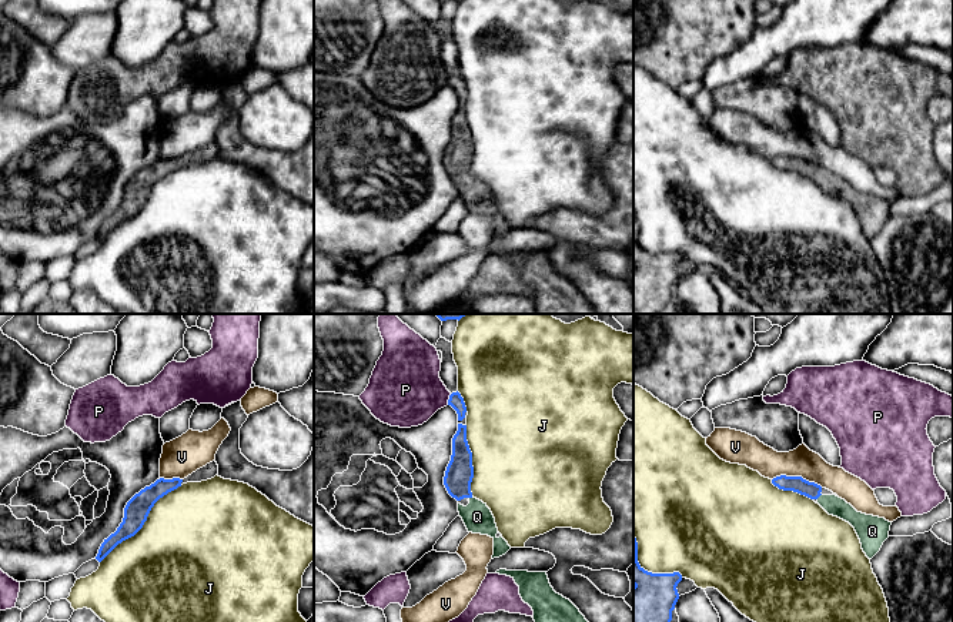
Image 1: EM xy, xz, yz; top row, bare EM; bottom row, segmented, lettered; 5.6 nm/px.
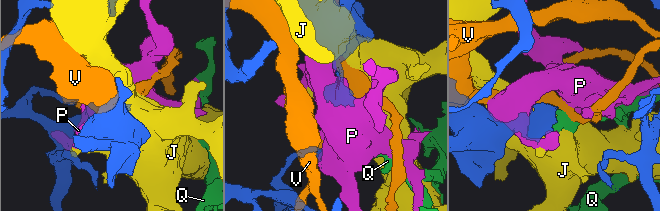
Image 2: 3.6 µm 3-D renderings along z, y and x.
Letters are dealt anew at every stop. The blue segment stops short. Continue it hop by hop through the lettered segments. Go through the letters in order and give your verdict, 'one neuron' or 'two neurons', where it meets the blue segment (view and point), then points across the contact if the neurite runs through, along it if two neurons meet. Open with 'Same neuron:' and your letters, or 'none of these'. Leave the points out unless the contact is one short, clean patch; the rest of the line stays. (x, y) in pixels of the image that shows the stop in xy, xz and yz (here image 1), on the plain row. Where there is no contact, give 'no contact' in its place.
Same neuron: Q
J: two neurons; meets blue in xy at (144, 201)
P: two neurons; meets blue in xz at (448, 80)
Q: one neuron; meets blue in yz at (818, 177)
V: two neurons; meets blue in yz at (798, 157)

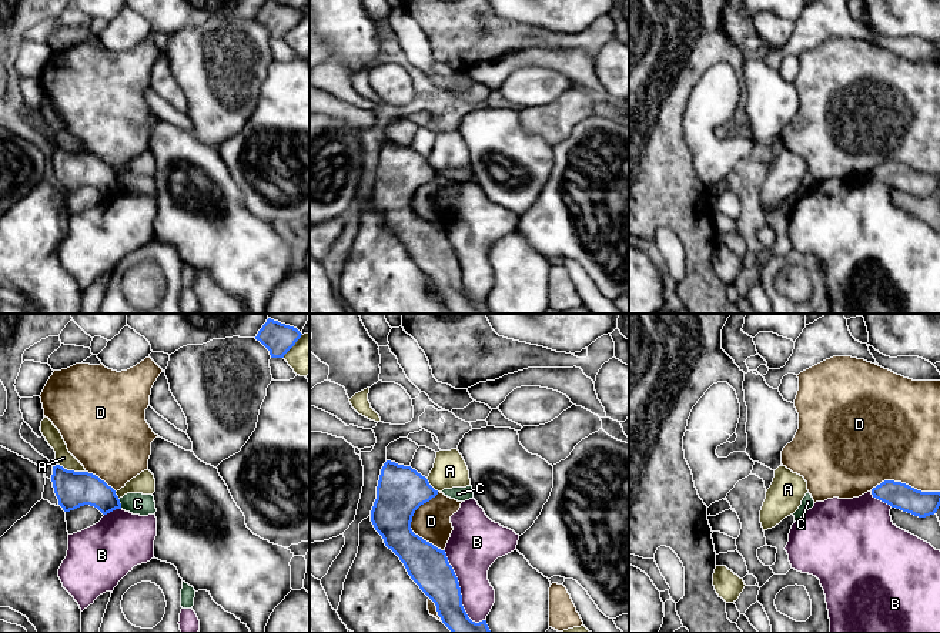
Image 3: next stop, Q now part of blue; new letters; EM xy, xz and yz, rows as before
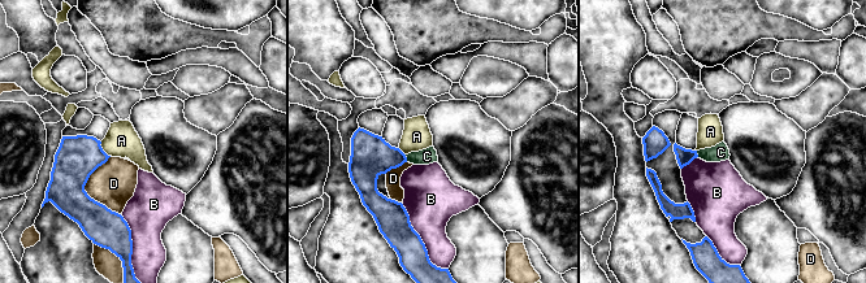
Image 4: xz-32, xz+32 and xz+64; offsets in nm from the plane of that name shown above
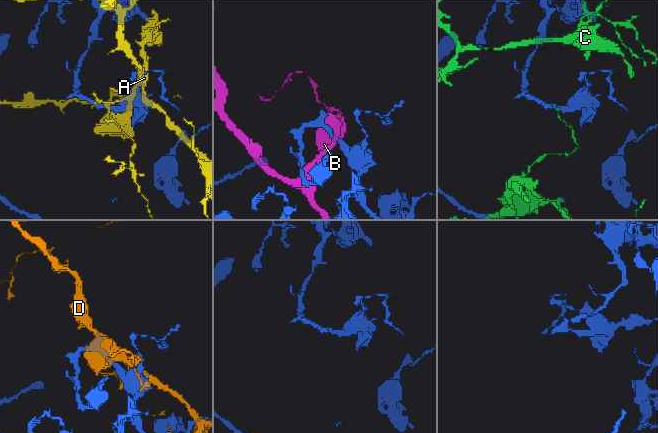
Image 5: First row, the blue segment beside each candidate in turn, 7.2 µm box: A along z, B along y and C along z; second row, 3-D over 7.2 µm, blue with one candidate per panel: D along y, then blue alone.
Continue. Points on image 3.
Same neuron: none of these
A: two neurons; meets blue in xy at (72, 151)
B: two neurons; meets blue in xz at (460, 273)
C: two neurons; meets blue in xy at (120, 184); border along xy (119, 180), (121, 188)
D: two neurons; meets blue in xz at (410, 206)

